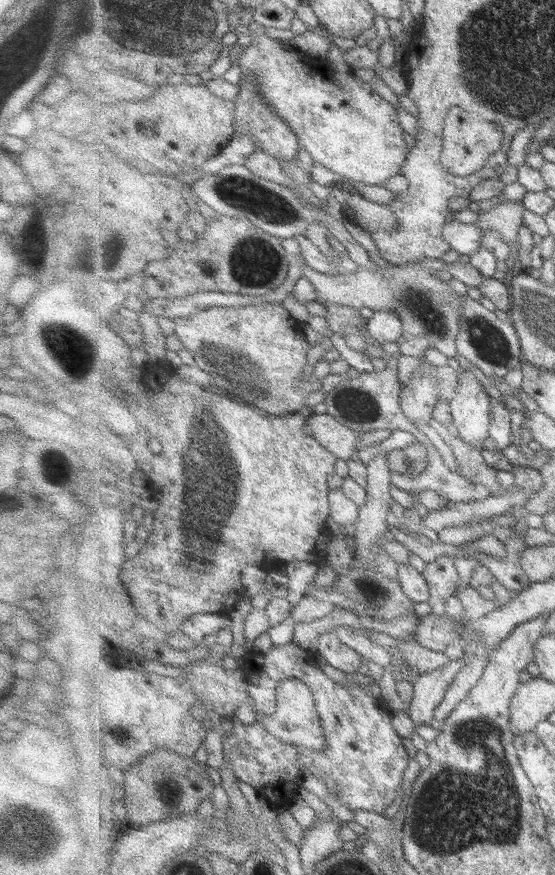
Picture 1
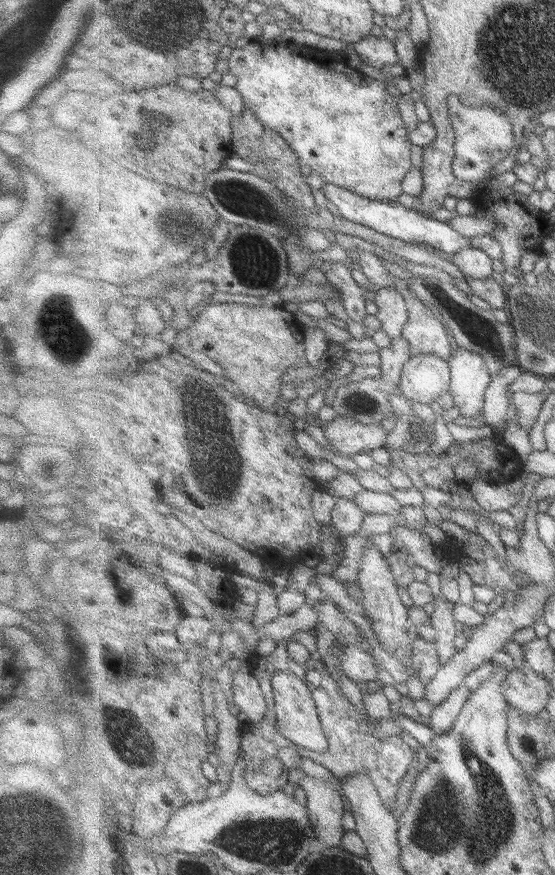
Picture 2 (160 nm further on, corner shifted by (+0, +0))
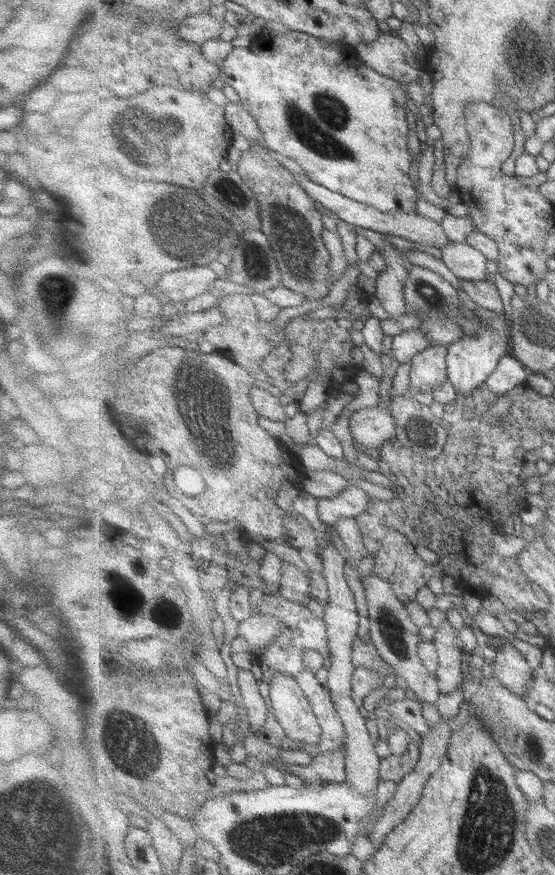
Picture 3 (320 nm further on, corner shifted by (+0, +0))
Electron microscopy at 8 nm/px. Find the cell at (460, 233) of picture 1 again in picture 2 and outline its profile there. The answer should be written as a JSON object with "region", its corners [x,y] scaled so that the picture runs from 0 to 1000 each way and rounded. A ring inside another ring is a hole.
{"region":[[[587,208],[578,213],[578,217],[584,224],[609,238],[614,248],[726,277],[751,280],[775,279],[787,288],[804,288],[813,293],[823,290],[832,283],[850,281],[847,272],[827,267],[807,254],[777,250],[777,248],[768,248],[751,240],[732,238],[721,232],[683,231],[654,226],[631,217]]]}

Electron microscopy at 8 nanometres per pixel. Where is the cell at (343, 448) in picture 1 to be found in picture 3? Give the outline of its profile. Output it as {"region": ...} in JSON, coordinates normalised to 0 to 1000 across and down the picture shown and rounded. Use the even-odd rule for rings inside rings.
{"region":[[[658,465],[631,475],[631,491],[634,505],[681,513],[714,499],[715,485],[701,465]]]}

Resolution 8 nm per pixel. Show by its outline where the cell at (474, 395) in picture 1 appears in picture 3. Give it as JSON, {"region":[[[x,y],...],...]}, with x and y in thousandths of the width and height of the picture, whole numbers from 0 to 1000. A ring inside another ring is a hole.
{"region":[[[903,359],[897,362],[895,366],[879,367],[877,375],[867,377],[863,384],[831,386],[807,397],[807,434],[816,438],[827,449],[845,451],[856,445],[867,443],[895,422],[903,410],[919,405],[921,391],[914,361]]]}

